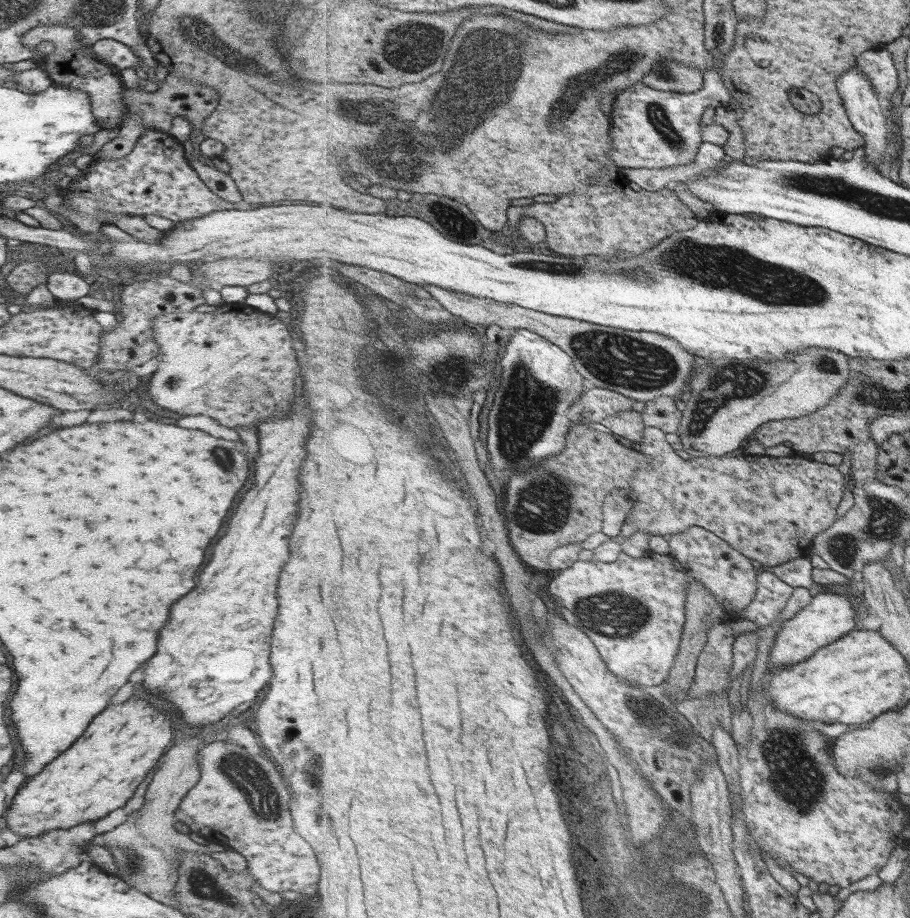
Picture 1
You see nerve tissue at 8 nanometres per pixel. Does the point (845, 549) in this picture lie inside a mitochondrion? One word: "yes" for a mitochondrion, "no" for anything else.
yes

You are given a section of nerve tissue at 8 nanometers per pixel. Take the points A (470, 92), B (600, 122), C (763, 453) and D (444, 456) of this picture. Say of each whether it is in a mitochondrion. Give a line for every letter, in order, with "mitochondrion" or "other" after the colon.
A: mitochondrion
B: other
C: other
D: other

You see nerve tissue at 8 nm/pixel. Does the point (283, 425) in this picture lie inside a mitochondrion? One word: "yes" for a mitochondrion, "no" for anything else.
no

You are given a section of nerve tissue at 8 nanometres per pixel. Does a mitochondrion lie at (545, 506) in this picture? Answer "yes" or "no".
yes

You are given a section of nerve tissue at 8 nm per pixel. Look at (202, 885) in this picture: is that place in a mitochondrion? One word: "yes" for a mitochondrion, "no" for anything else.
yes

